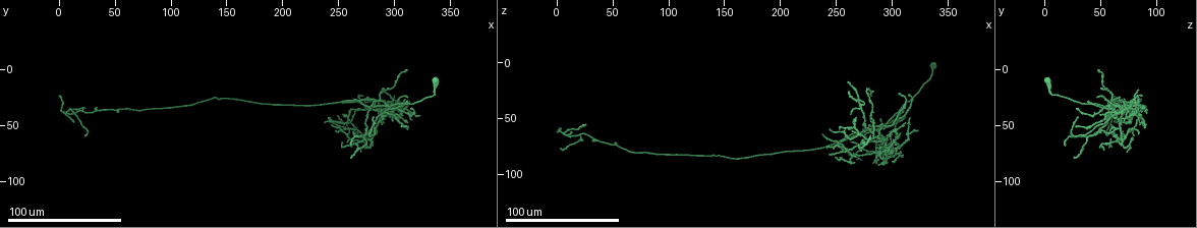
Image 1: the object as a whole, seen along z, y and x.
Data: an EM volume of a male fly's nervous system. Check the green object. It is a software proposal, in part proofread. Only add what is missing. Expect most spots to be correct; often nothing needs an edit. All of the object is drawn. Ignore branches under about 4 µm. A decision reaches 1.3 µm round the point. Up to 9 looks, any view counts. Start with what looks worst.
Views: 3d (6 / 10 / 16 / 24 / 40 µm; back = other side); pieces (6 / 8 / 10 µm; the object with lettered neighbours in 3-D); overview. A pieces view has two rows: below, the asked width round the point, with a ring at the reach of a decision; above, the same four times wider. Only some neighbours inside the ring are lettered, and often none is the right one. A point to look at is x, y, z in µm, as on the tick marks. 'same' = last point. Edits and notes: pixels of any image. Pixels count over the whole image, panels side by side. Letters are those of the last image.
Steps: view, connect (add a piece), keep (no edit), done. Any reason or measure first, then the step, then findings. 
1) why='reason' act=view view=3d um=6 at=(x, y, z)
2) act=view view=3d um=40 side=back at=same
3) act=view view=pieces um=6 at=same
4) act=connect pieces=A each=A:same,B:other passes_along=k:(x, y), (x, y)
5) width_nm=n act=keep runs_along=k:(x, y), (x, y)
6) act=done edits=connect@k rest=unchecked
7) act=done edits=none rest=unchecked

why='free end' act=view view=3d um=40 at=(264, 72, 54)

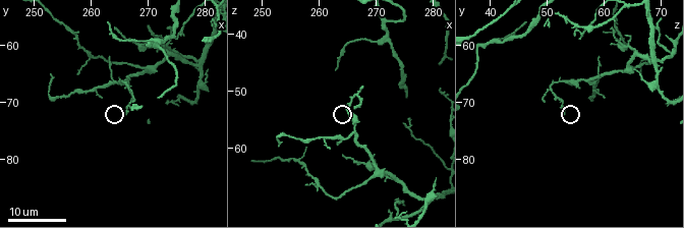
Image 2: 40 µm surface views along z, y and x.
why='what lies round it' act=view view=pieces um=6 at=(266.0, 71.5, 52.5)

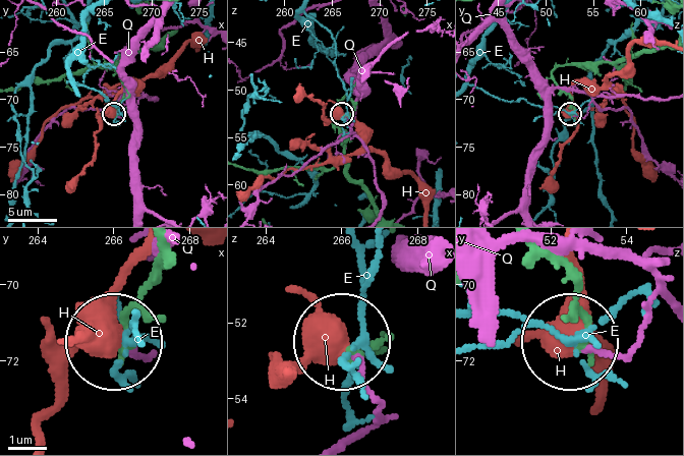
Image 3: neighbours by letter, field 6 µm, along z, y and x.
act=keep each=E:other,H:other,Q:other found='none of them fits'

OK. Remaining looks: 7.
why='end of a long branch' act=view view=3d um=40 at=(282, 42, 32)

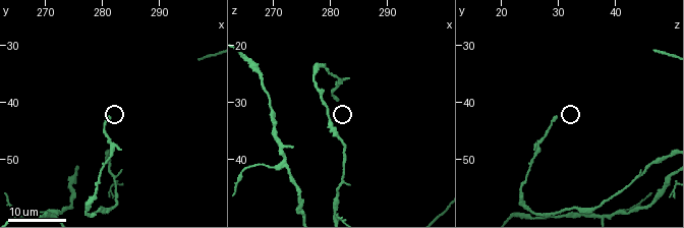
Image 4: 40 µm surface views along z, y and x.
act=view view=pieces um=6 at=(281.0, 42.5, 30.0)

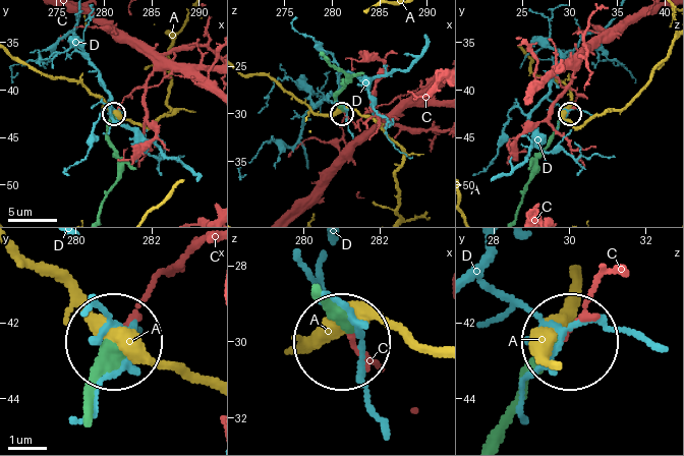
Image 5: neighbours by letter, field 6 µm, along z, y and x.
act=keep each=A:other,C:other,D:other runs_along=5:(493, 434), (555, 349) found='no lettered piece goes on from it'

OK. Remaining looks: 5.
why='an open end' act=view view=3d um=40 at=(306, 40, 62)

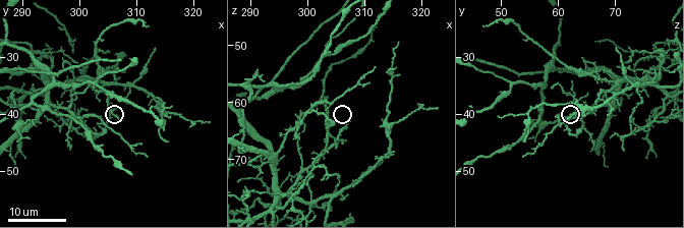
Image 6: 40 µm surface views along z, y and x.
why='what lies round it' act=view view=pieces um=6 at=(307.0, 41.0, 63.5)

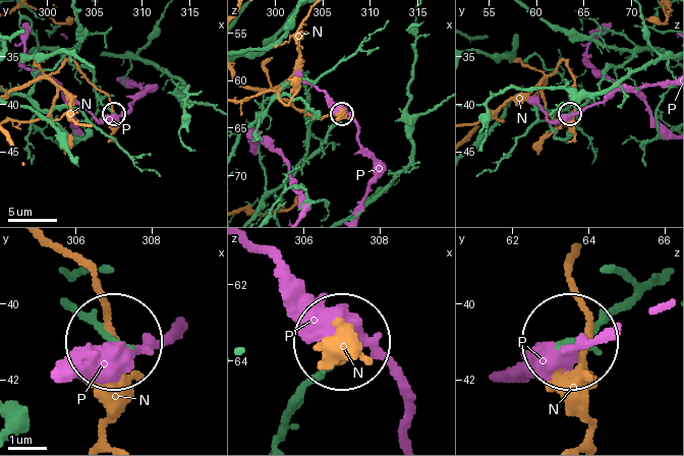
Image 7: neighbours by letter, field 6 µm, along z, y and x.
act=keep each=N:other,P:other runs_along=7:(637, 286), (572, 342) found='none of them fits'

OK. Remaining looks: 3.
why='end of a long branch' act=view view=3d um=24 at=(248, 54, 76)

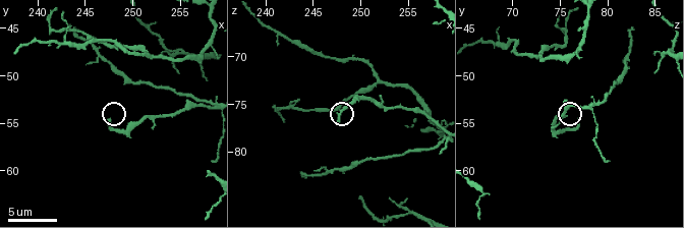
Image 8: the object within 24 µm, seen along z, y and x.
why='what lies round it' act=view view=pieces um=10 at=(247.4, 54.6, 77.0)

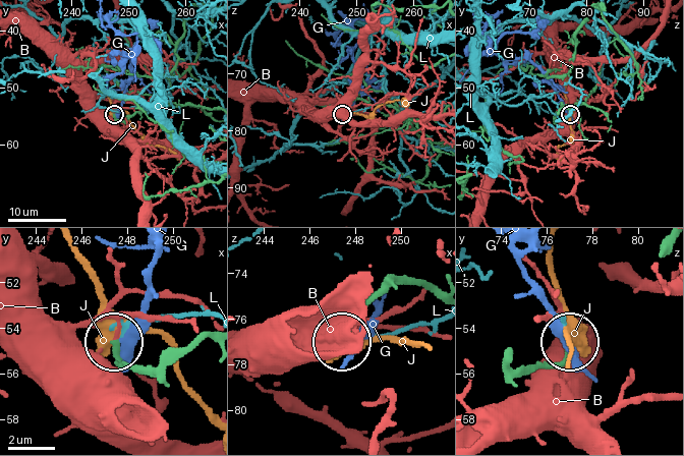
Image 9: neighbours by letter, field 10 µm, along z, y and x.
act=keep each=B:other,G:other,J:other,L:other found='none of them fits'

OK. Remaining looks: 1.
act=done edits=none rest=unchecked

